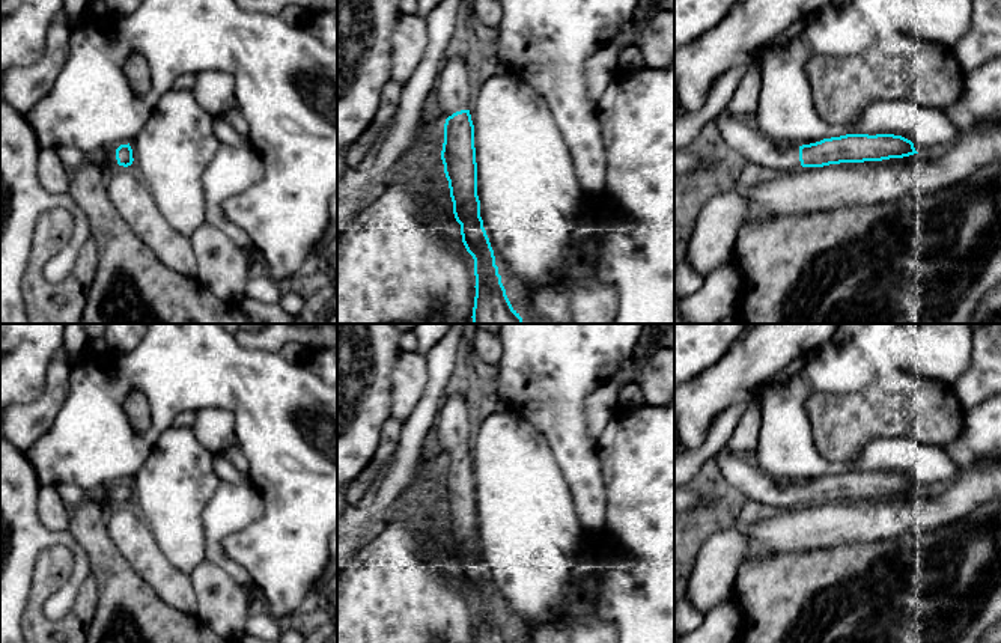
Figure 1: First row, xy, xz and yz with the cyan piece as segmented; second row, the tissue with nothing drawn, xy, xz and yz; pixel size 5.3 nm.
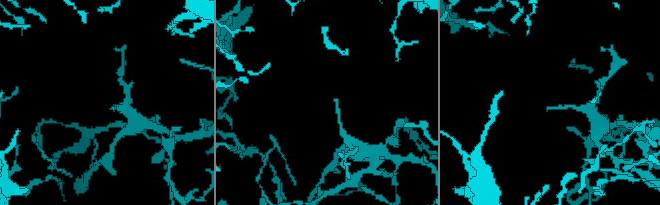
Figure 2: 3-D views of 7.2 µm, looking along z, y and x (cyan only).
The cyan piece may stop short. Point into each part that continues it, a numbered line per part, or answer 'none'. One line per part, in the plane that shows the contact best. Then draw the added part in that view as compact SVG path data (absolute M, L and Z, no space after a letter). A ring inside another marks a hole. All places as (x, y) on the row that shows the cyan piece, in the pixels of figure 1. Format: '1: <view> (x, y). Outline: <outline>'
1: xz (453, 91). Outline: M455 45L444 57L444 66L432 96L432 108L440 119L447 119L456 111L470 110L473 98L471 56Z

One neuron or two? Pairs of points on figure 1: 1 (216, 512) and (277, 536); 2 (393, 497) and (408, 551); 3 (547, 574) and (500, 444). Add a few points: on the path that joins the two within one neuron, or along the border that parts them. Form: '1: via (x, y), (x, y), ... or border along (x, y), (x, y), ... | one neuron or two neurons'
1: border along (259, 491), (264, 514), (234, 532), (225, 550) | two neurons
2: border along (395, 509), (389, 515) | two neurons
3: via (529, 542), (529, 526), (517, 476) | one neuron

